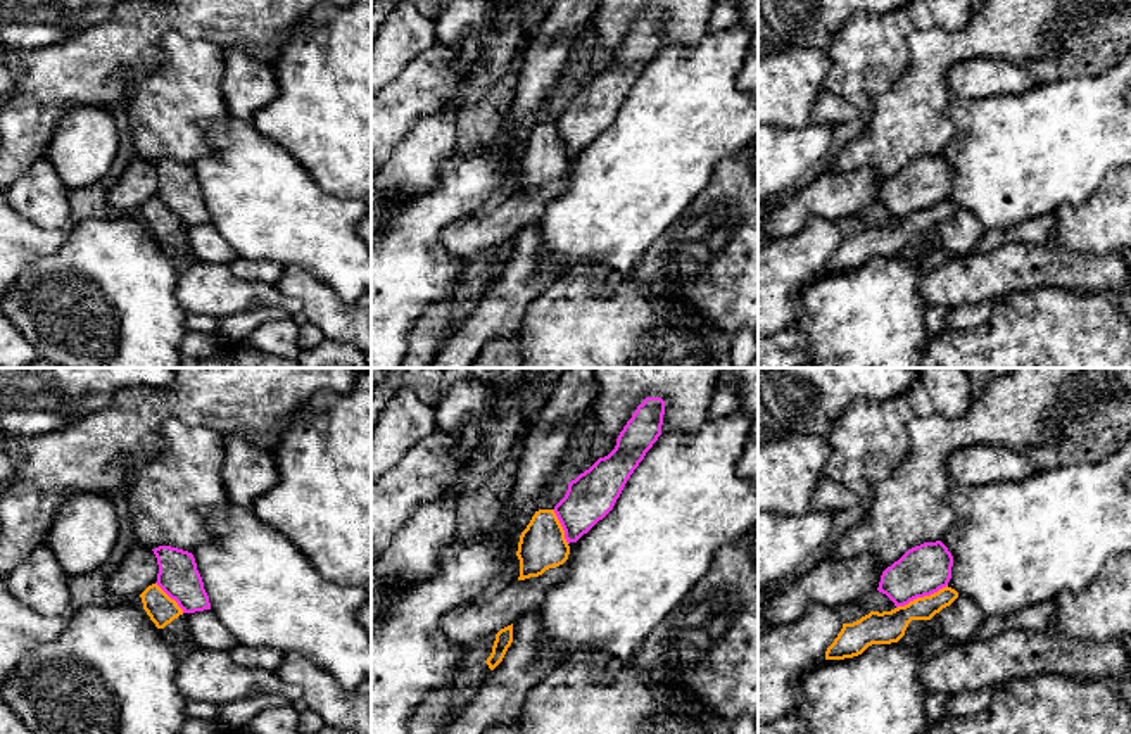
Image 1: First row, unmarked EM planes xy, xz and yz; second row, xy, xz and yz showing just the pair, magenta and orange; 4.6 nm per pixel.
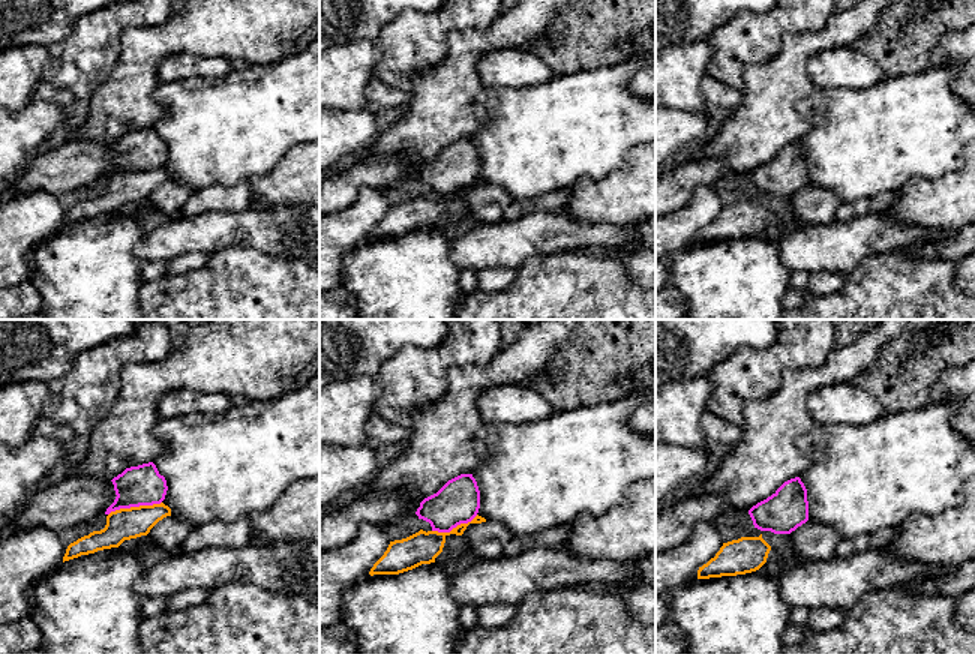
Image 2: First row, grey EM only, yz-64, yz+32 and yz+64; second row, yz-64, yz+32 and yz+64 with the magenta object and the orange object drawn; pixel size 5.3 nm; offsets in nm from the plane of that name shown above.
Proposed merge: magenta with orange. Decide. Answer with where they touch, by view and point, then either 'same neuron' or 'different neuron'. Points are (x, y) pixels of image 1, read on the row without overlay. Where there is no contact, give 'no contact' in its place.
meets magenta in yz at (921, 209); different neuron

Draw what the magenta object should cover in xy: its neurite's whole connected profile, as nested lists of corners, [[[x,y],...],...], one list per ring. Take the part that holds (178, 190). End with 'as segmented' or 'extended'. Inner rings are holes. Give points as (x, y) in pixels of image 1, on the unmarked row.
[[[171,159],[152,164],[159,178],[155,197],[178,216],[183,226],[211,223],[193,168]]]; as segmented

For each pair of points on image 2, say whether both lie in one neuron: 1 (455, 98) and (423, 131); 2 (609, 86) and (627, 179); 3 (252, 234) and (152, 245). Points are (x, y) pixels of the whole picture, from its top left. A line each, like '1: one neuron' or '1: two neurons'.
1: one neuron
2: two neurons
3: one neuron

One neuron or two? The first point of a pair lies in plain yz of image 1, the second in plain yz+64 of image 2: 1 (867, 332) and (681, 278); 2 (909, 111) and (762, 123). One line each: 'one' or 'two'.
1: one
2: one

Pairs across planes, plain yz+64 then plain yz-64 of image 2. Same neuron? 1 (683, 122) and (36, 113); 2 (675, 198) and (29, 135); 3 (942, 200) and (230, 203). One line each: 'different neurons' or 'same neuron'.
1: same neuron
2: different neurons
3: different neurons

